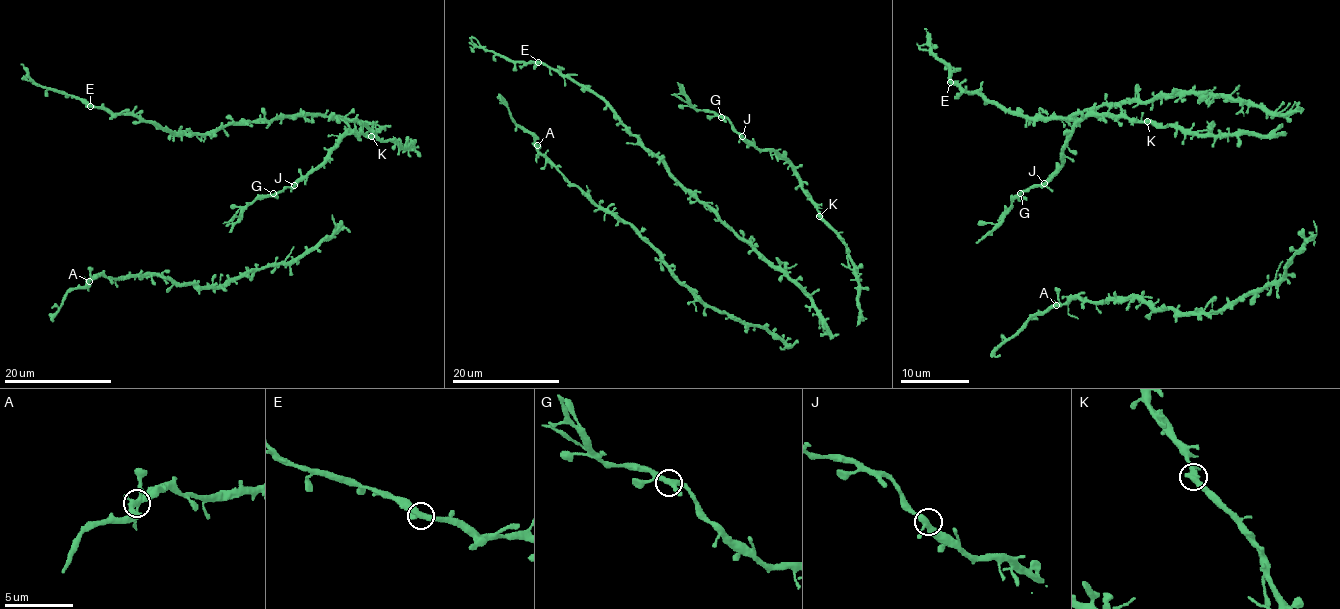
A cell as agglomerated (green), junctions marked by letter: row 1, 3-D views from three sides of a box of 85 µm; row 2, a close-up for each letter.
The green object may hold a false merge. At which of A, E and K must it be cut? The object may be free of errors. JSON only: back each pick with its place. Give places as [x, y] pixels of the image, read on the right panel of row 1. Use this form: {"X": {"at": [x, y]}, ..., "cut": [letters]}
{"cut": []}

